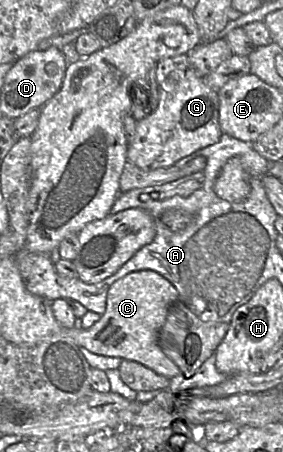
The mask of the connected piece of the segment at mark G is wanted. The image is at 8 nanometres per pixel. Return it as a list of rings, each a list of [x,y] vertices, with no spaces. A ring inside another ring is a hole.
[[[188,68],[169,75],[170,90],[159,87],[157,108],[136,123],[133,142],[128,144],[127,160],[142,170],[172,167],[180,159],[217,143],[223,134],[219,124],[218,90],[210,88],[204,78]]]

